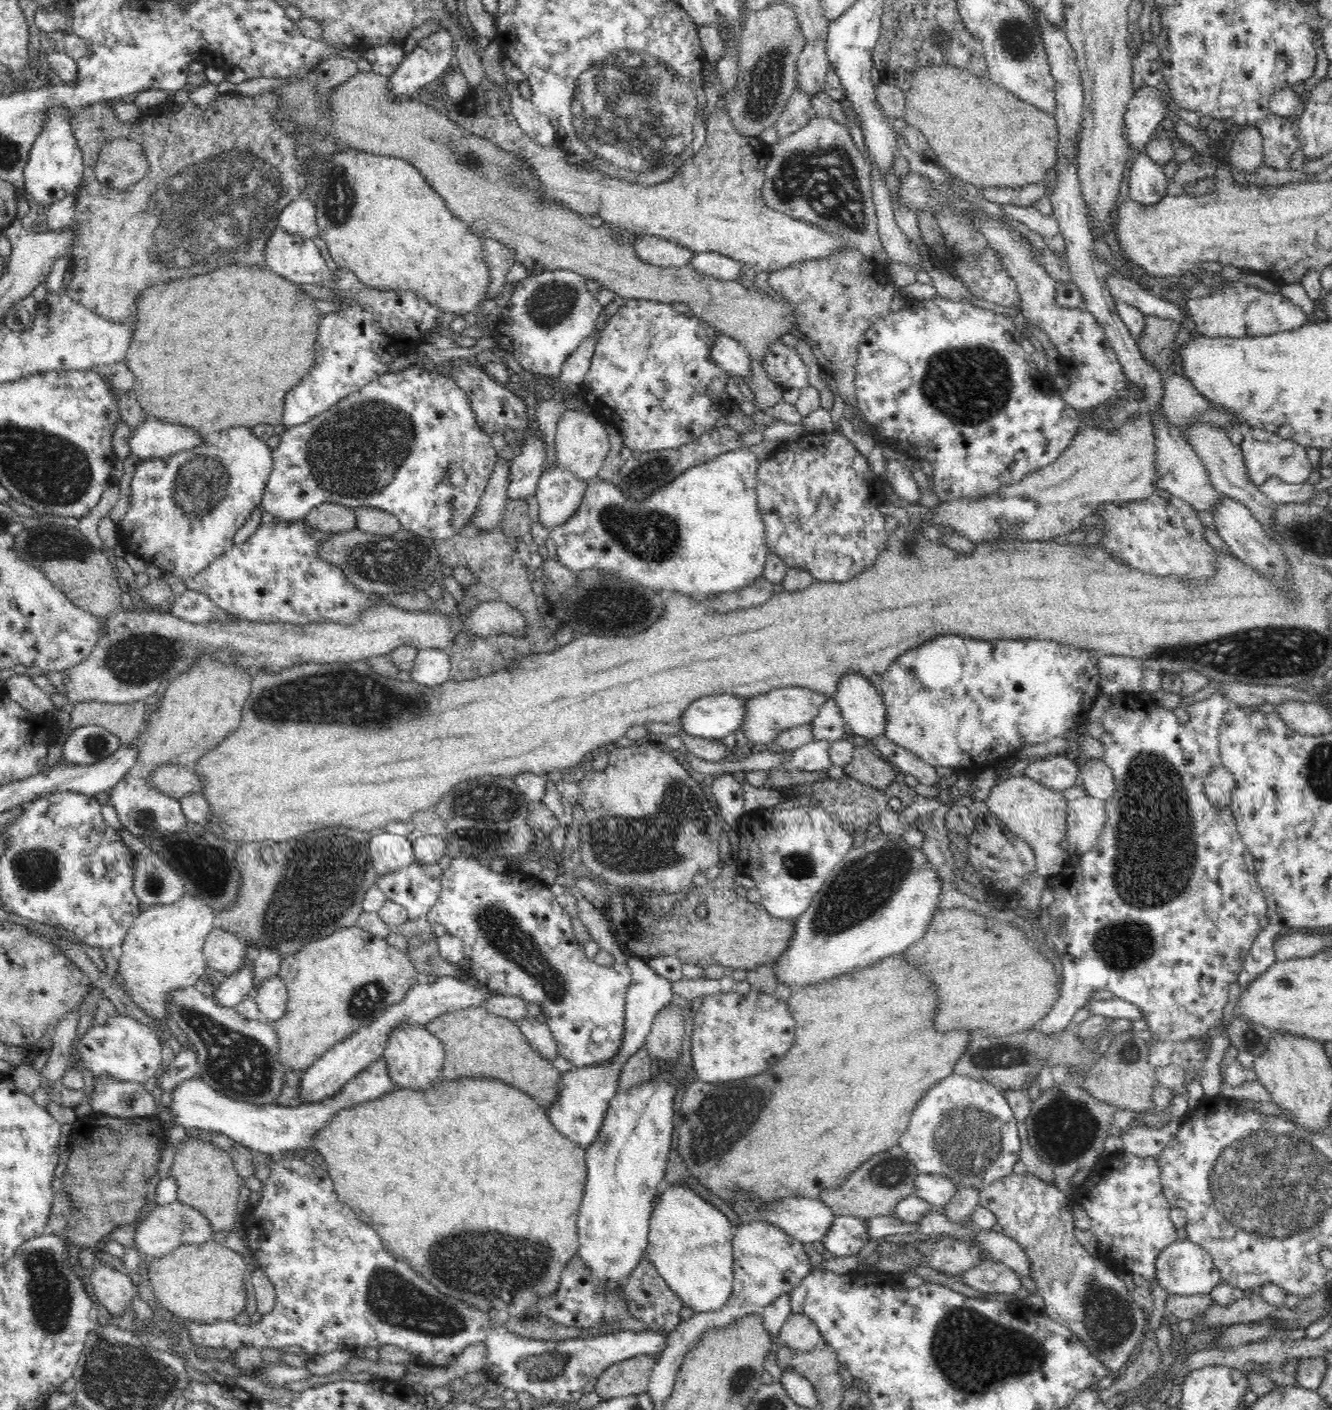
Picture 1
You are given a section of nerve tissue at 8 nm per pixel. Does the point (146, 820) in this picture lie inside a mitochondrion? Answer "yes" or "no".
yes

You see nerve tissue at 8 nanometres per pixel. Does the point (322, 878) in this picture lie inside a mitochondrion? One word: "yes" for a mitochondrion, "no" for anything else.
yes

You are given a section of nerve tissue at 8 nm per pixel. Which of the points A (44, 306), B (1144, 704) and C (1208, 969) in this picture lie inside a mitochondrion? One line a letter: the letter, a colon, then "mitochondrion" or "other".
A: other
B: other
C: other

